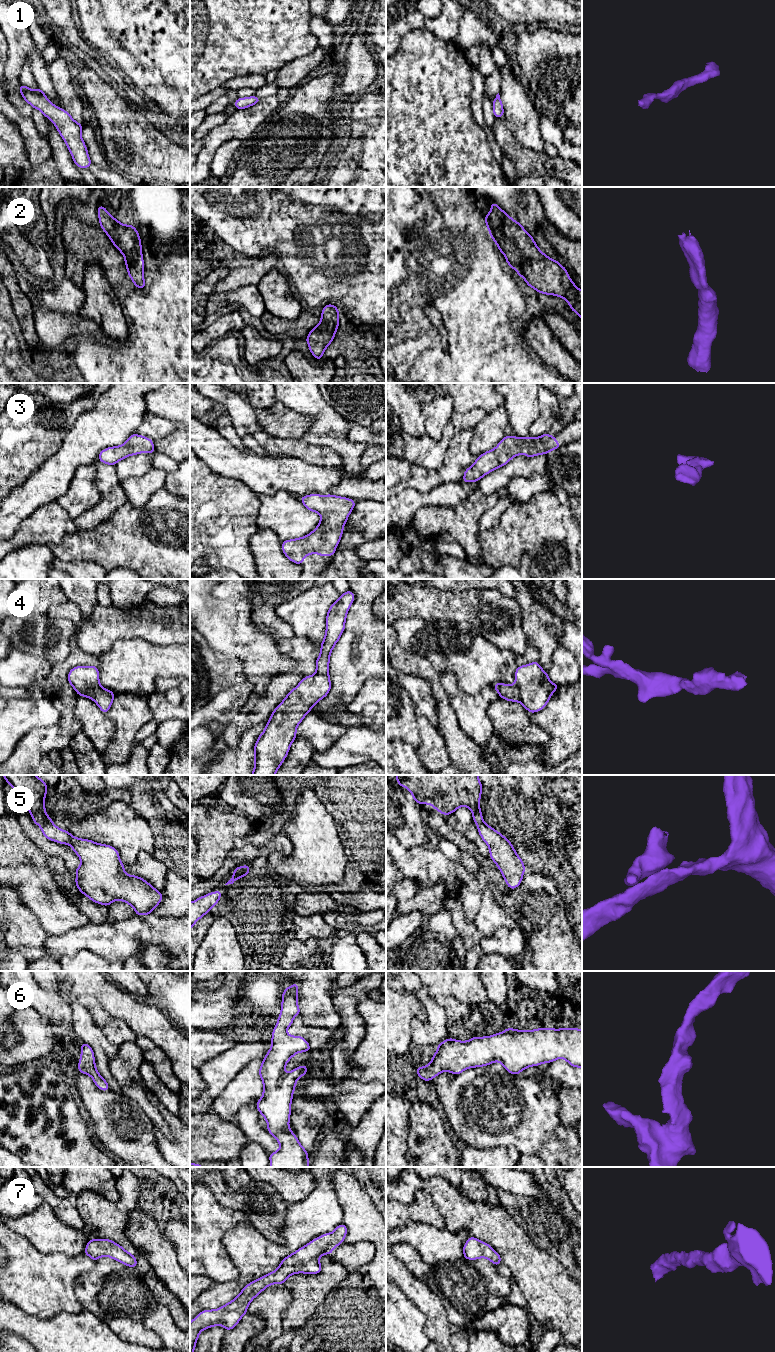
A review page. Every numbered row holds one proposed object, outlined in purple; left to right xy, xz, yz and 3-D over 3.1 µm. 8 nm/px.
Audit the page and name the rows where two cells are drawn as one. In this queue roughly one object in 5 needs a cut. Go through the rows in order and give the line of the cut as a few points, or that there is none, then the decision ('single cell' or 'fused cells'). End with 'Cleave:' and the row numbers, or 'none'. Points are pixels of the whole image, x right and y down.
1: no cut; single cell
2: no cut; single cell
3: no cut; single cell
4: no cut; single cell
5: cut in xz along (249, 866), (234, 875); fused cells
6: no cut; single cell
7: no cut; single cell
Cleave: 5

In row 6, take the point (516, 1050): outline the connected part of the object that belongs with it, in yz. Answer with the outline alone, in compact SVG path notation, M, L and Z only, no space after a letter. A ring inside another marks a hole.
M511 1027L503 1032L485 1037L472 1037L468 1041L449 1038L437 1045L437 1052L425 1067L416 1067L418 1077L431 1081L444 1070L458 1075L468 1068L488 1066L500 1062L506 1071L518 1075L524 1069L550 1063L559 1058L565 1059L571 1066L582 1068L582 1030L580 1028L538 1028L535 1030L515 1030Z

